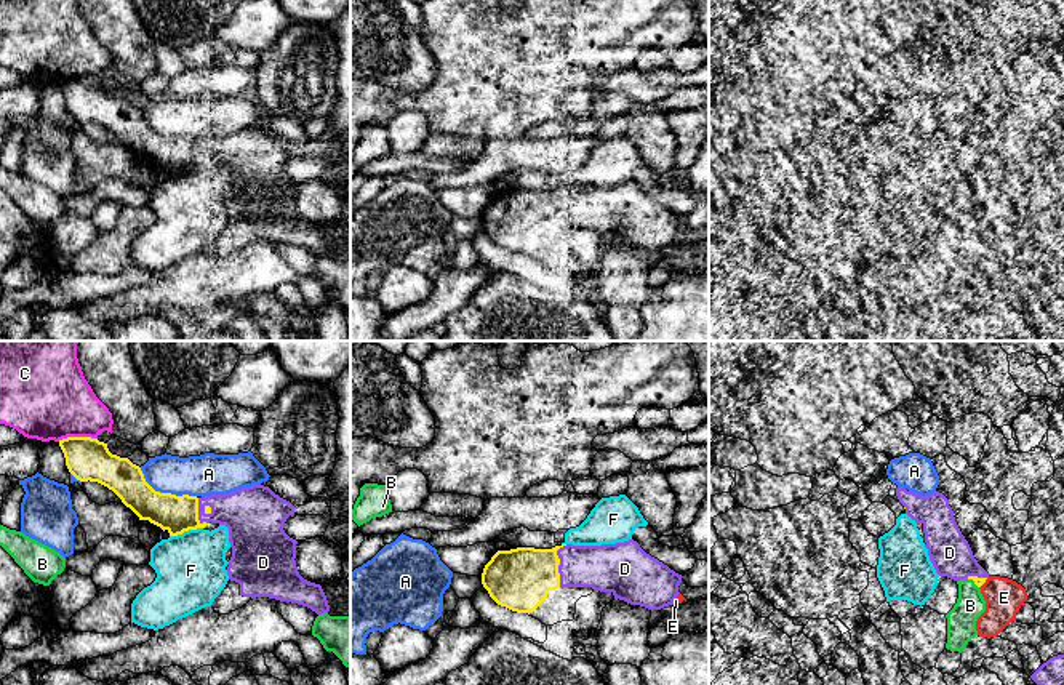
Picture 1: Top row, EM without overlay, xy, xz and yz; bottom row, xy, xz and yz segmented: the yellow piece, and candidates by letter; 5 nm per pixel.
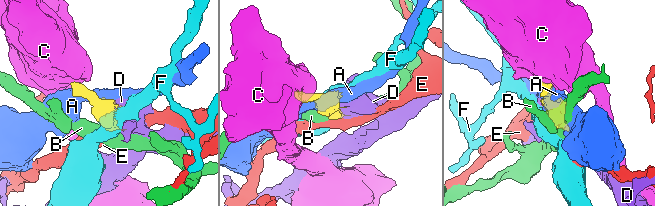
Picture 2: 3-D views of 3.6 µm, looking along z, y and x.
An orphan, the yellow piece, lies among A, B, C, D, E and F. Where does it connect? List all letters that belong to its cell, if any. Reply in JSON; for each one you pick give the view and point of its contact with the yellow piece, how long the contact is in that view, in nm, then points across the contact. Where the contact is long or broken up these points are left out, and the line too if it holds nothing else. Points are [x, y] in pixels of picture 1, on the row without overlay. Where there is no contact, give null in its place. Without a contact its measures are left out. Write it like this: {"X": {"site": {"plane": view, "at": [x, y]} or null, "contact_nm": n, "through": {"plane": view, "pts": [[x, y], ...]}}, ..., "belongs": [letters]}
{"D": {"site": {"plane": "xz", "at": [559, 205]}, "contact_nm": 220}, "belongs": ["D"]}

